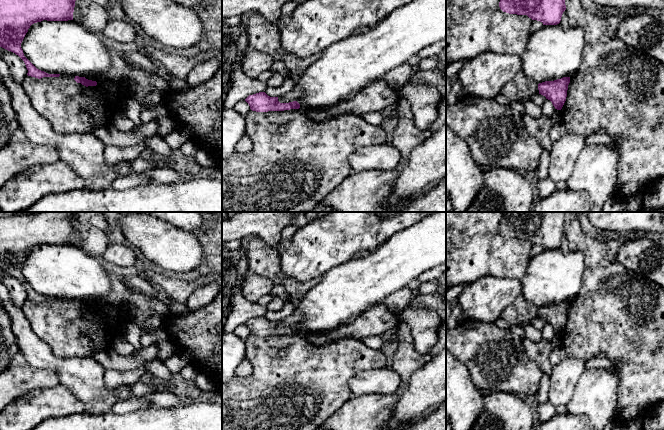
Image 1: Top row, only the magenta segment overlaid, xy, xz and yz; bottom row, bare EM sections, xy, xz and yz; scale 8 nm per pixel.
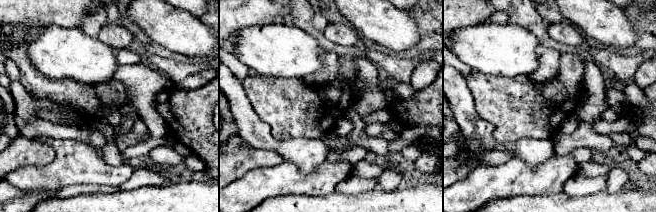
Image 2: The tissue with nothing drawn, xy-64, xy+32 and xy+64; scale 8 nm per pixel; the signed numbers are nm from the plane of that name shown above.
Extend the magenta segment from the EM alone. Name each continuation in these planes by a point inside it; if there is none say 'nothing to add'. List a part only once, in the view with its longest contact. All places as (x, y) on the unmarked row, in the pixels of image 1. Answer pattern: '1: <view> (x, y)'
nothing to add

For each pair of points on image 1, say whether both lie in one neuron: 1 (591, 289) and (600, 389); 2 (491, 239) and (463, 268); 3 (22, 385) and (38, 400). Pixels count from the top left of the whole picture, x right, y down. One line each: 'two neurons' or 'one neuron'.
1: two neurons
2: one neuron
3: two neurons

